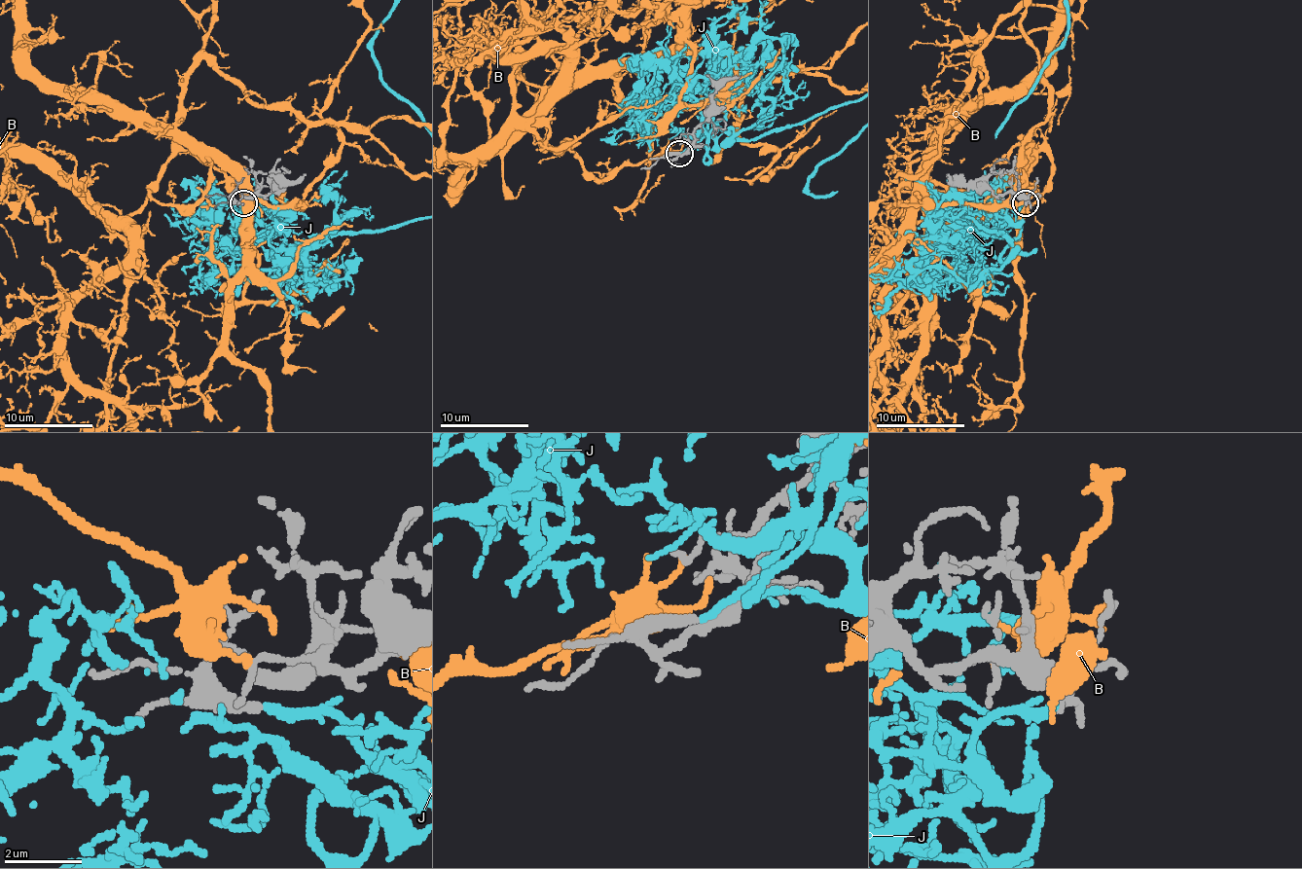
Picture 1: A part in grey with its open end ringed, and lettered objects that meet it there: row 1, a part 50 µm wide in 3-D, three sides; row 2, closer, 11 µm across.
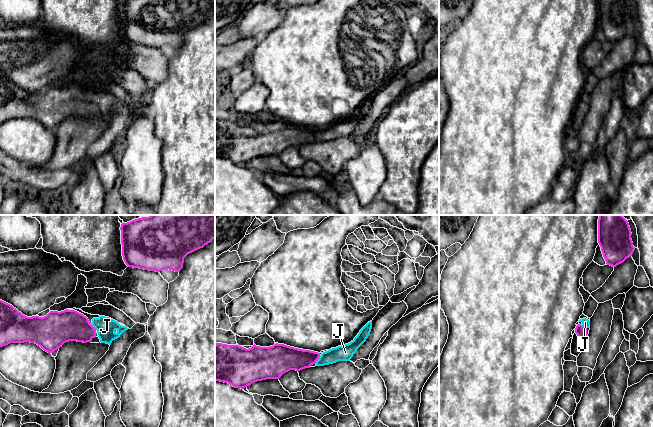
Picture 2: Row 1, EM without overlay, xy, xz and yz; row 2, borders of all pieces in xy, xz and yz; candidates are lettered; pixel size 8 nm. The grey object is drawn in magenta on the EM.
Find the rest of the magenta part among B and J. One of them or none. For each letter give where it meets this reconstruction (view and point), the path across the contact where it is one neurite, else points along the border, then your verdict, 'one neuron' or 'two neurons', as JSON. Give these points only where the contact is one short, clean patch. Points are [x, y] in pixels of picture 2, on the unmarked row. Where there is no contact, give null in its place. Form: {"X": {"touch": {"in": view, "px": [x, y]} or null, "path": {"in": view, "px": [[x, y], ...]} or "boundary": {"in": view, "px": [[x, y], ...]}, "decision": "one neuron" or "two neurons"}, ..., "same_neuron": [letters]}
{"B": {"touch": null, "decision": "two neurons"}, "J": {"touch": {"in": "xz", "px": [317, 135]}, "path": {"in": "xz", "px": [[286, 134], [317, 135], [325, 135], [345, 128]]}, "decision": "one neuron"}, "same_neuron": ["J"]}

